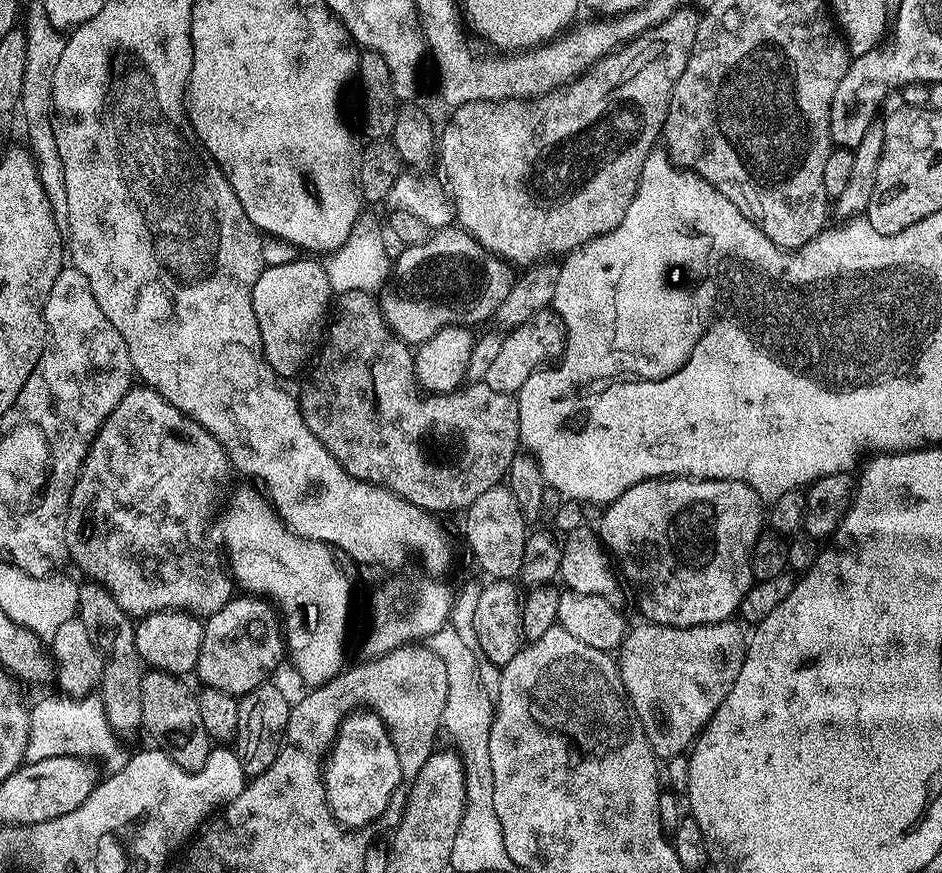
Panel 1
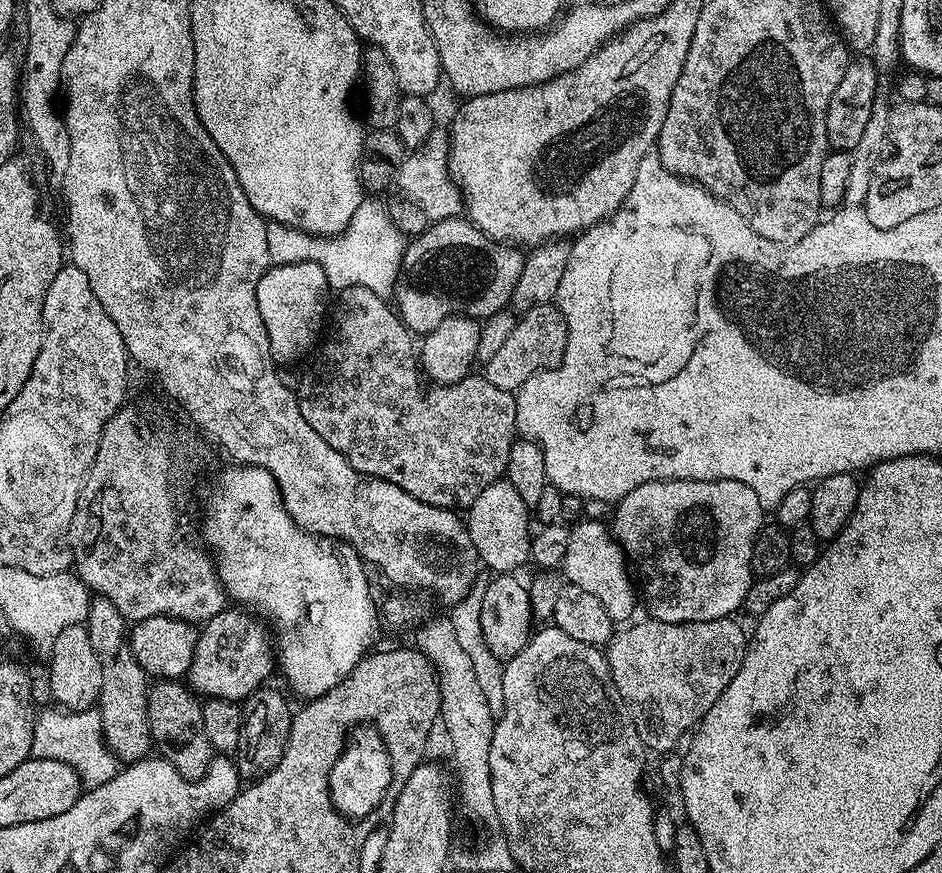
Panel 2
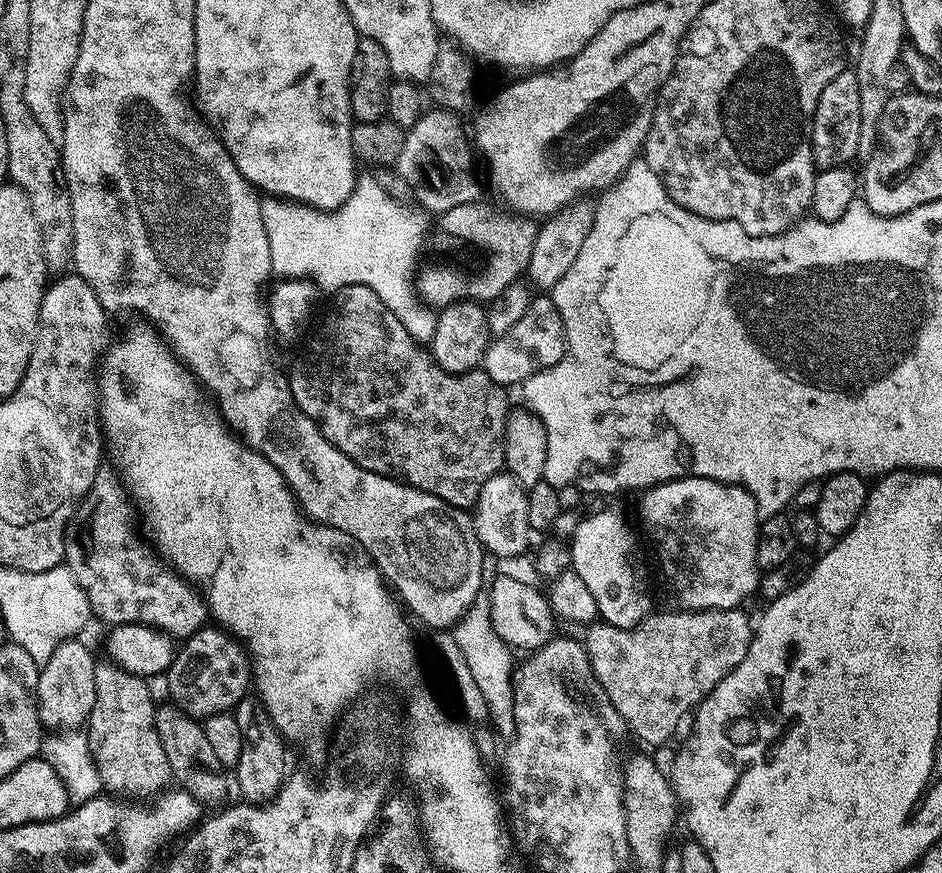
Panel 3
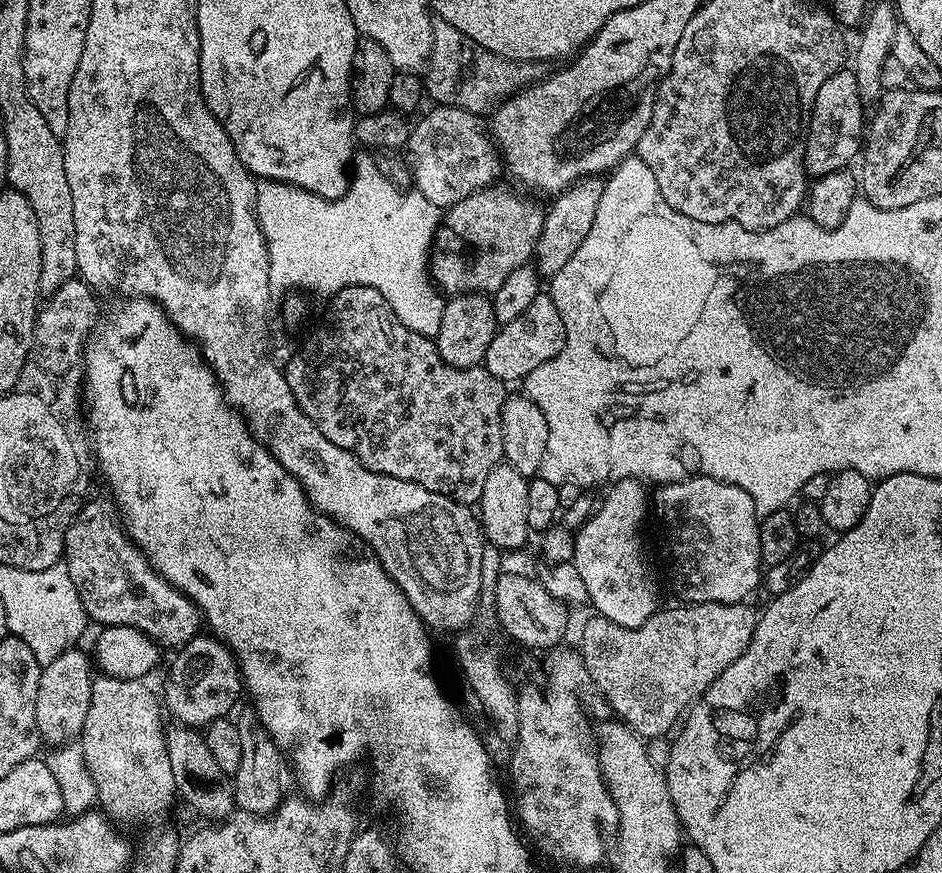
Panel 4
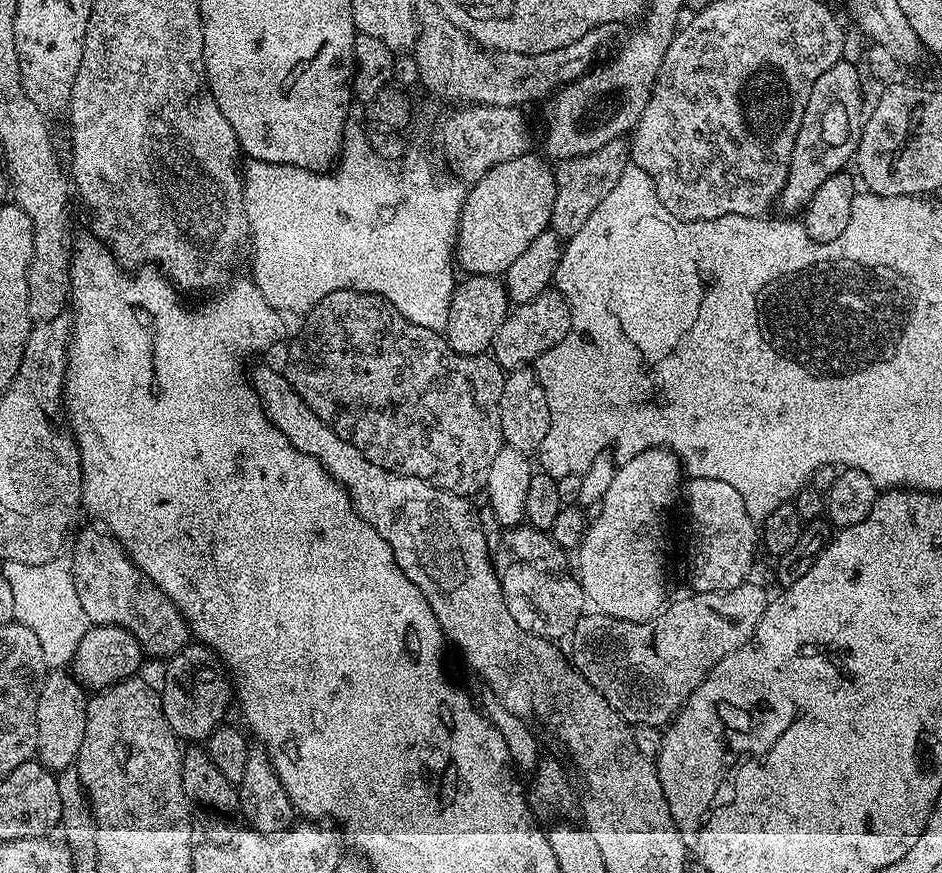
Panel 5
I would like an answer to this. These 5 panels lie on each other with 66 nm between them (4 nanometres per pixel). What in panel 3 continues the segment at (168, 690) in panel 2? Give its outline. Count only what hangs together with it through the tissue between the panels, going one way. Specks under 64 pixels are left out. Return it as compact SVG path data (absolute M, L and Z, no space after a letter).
M171 702L161 703L156 710L156 729L158 738L162 742L162 750L166 750L166 762L170 766L174 780L177 780L179 787L185 792L189 792L194 799L199 800L201 805L216 804L228 792L230 780L223 776L225 773L218 762L217 755L214 754L213 747L206 738L203 723L197 717L186 714L181 708L176 707Z

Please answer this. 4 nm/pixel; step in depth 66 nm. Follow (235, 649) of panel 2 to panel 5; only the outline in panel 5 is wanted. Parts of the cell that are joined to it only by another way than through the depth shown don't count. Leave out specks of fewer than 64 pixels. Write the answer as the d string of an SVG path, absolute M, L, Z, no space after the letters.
M189 642L167 664L164 685L159 685L158 691L170 730L184 742L207 741L208 735L225 723L228 703L231 705L234 700L232 681L224 671L224 664L211 648L199 642Z

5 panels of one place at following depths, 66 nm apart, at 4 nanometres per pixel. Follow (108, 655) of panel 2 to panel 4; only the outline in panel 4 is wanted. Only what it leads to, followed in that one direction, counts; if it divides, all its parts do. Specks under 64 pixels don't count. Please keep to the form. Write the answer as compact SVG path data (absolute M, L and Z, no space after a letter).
M97 675L92 682L84 731L78 737L94 780L99 807L116 822L164 816L178 800L174 769L170 766L164 737L166 723L162 704L157 693L155 696L146 685L144 680Z

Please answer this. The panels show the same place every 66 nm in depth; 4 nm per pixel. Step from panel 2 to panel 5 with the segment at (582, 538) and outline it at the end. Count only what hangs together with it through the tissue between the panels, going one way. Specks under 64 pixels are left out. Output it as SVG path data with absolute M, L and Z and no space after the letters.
M651 448L617 467L580 543L580 573L587 603L610 618L644 624L665 607L668 556L664 553L664 519L682 496L682 465L666 448Z

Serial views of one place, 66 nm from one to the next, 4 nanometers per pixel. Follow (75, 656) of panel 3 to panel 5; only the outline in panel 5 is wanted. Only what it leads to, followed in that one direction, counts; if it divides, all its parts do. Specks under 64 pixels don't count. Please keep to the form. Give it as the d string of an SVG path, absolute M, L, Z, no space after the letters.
M64 670L49 671L40 691L36 711L38 726L36 756L53 774L59 774L75 765L78 754L82 750L82 738L86 734L88 701L89 697L86 695L84 685L77 682L75 676Z

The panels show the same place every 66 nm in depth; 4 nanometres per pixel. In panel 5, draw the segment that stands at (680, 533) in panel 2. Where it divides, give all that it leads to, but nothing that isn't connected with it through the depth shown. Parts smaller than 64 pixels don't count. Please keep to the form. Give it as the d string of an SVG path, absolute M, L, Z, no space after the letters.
M718 478L689 479L686 484L686 500L688 496L688 576L692 579L692 588L698 592L725 592L737 588L749 579L752 563L758 552L758 524L746 514L746 502L742 502L742 494L734 490L727 482L718 482Z

